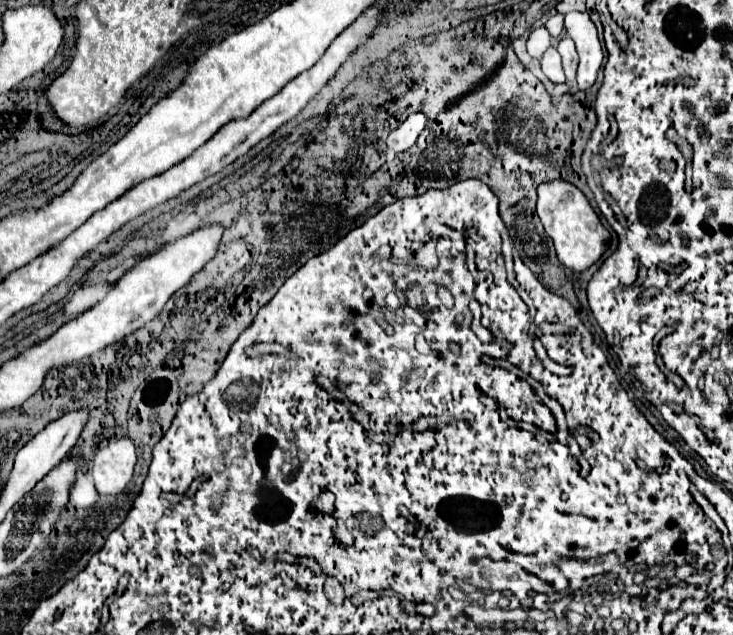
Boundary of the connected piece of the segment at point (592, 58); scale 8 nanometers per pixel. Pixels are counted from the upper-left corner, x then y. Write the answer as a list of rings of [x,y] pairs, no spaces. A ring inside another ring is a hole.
[[[571,11],[565,15],[567,35],[573,39],[579,53],[579,69],[577,69],[577,87],[587,91],[595,79],[603,61],[601,43],[597,37],[597,27],[591,21],[589,13]]]

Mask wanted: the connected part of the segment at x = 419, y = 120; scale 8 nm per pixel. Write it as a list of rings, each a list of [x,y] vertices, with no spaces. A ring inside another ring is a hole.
[[[413,113],[413,115],[409,115],[403,123],[399,123],[397,129],[393,129],[391,135],[387,137],[387,147],[389,147],[389,151],[401,153],[401,151],[409,149],[409,147],[415,143],[415,139],[419,137],[419,133],[425,129],[427,121],[429,121],[429,119],[427,119],[427,115],[423,115],[423,113]]]

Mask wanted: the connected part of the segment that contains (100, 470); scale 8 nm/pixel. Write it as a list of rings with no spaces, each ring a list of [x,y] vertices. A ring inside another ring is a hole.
[[[131,439],[111,441],[105,449],[95,455],[93,479],[99,495],[119,495],[125,491],[133,477],[135,467],[135,445]]]

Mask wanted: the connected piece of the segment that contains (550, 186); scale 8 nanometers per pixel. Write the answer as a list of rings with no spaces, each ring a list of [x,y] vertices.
[[[553,179],[541,183],[537,189],[537,215],[545,227],[545,233],[553,239],[555,251],[559,261],[571,271],[585,271],[589,269],[607,249],[609,245],[609,231],[601,225],[599,215],[589,205],[587,197],[569,181]]]

